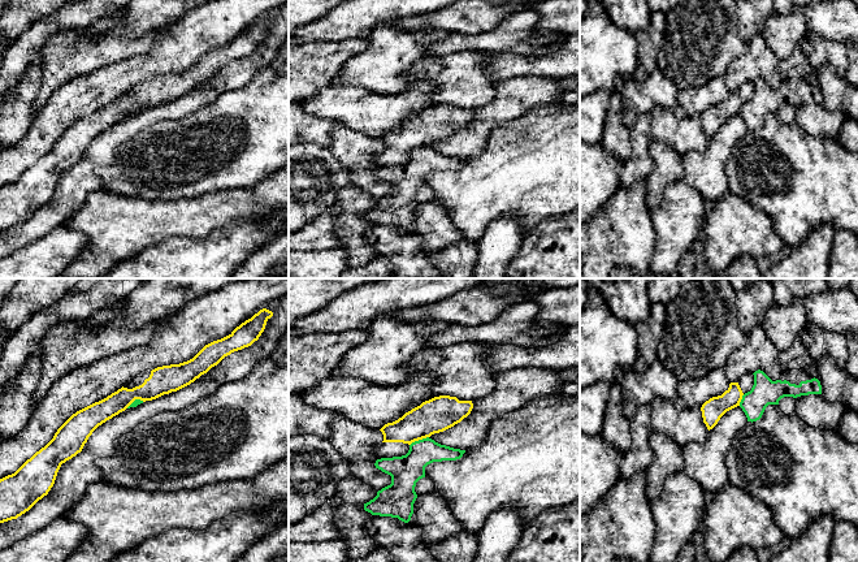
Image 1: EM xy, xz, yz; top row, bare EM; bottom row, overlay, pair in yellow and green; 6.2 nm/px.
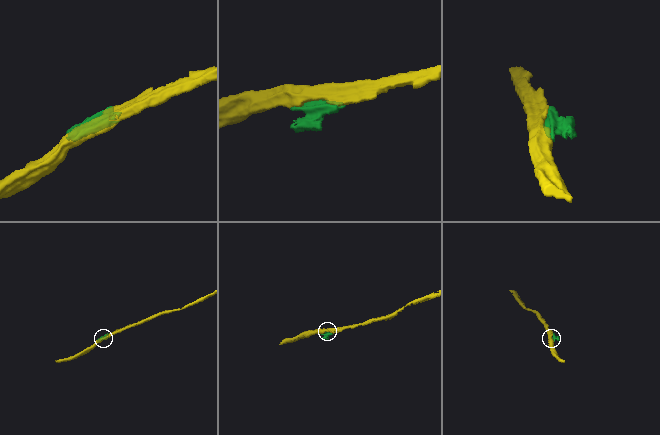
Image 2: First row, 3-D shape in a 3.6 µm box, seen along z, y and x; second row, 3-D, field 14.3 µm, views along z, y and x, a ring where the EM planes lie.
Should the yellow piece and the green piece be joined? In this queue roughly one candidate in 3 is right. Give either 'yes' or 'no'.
no

